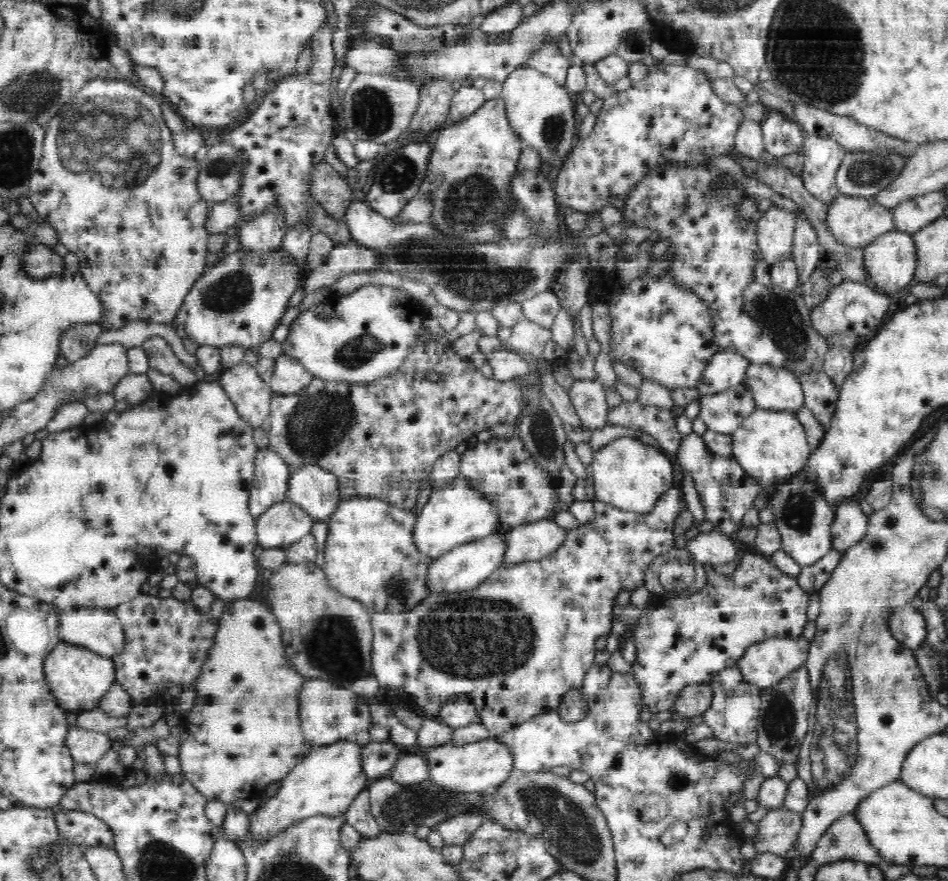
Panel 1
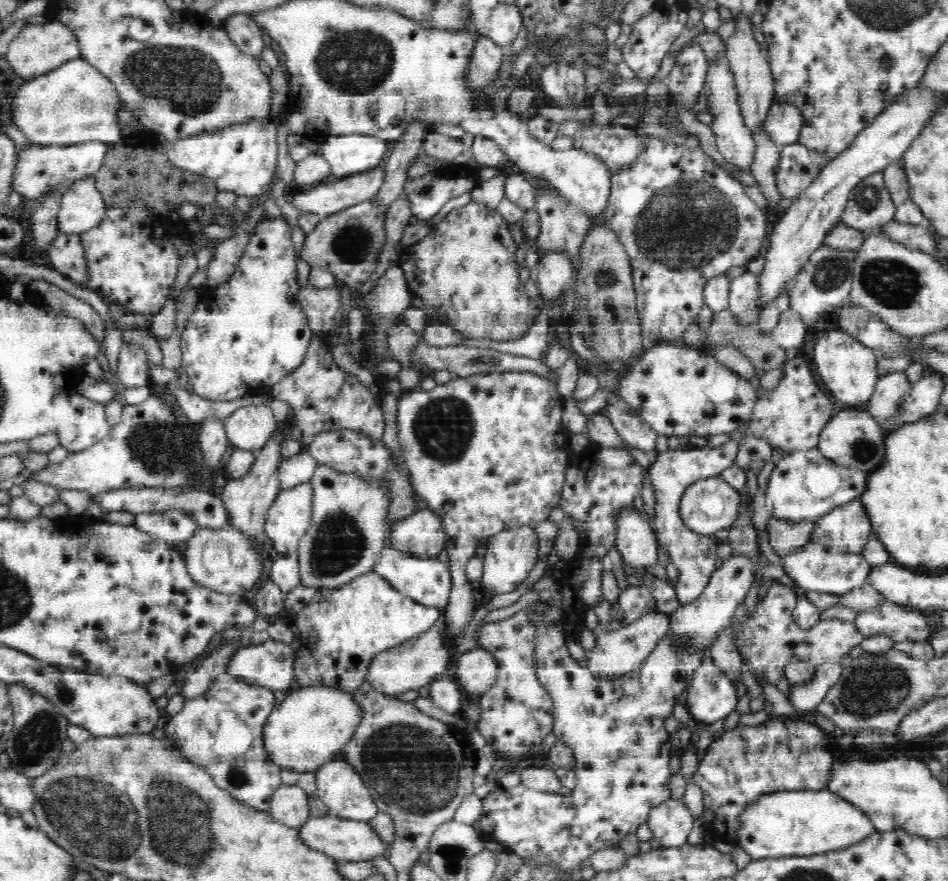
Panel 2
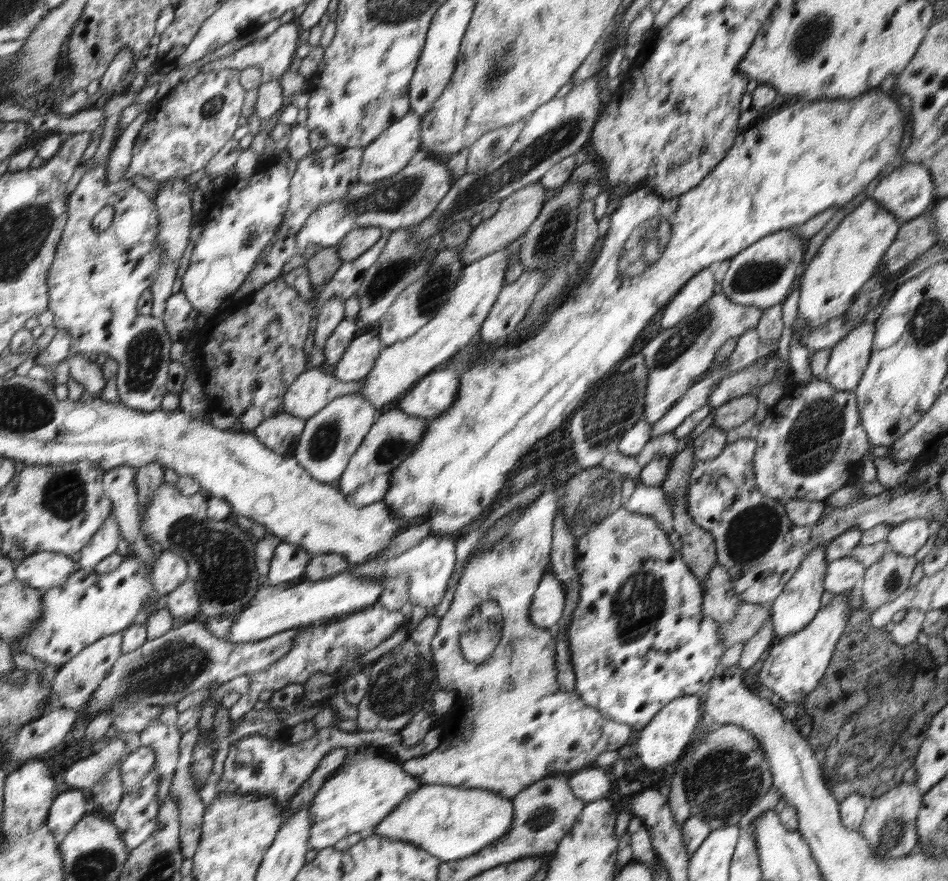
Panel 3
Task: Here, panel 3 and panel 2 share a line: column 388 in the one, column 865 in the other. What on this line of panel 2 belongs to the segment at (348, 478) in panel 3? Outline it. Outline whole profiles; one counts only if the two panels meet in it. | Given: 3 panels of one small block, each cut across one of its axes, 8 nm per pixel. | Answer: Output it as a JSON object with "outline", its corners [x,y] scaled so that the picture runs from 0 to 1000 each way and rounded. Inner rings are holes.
{"outline":[[[889,463],[882,465],[866,490],[862,507],[877,524],[884,529],[897,530],[906,535],[925,533],[935,522],[934,493],[926,478],[915,465]]]}

